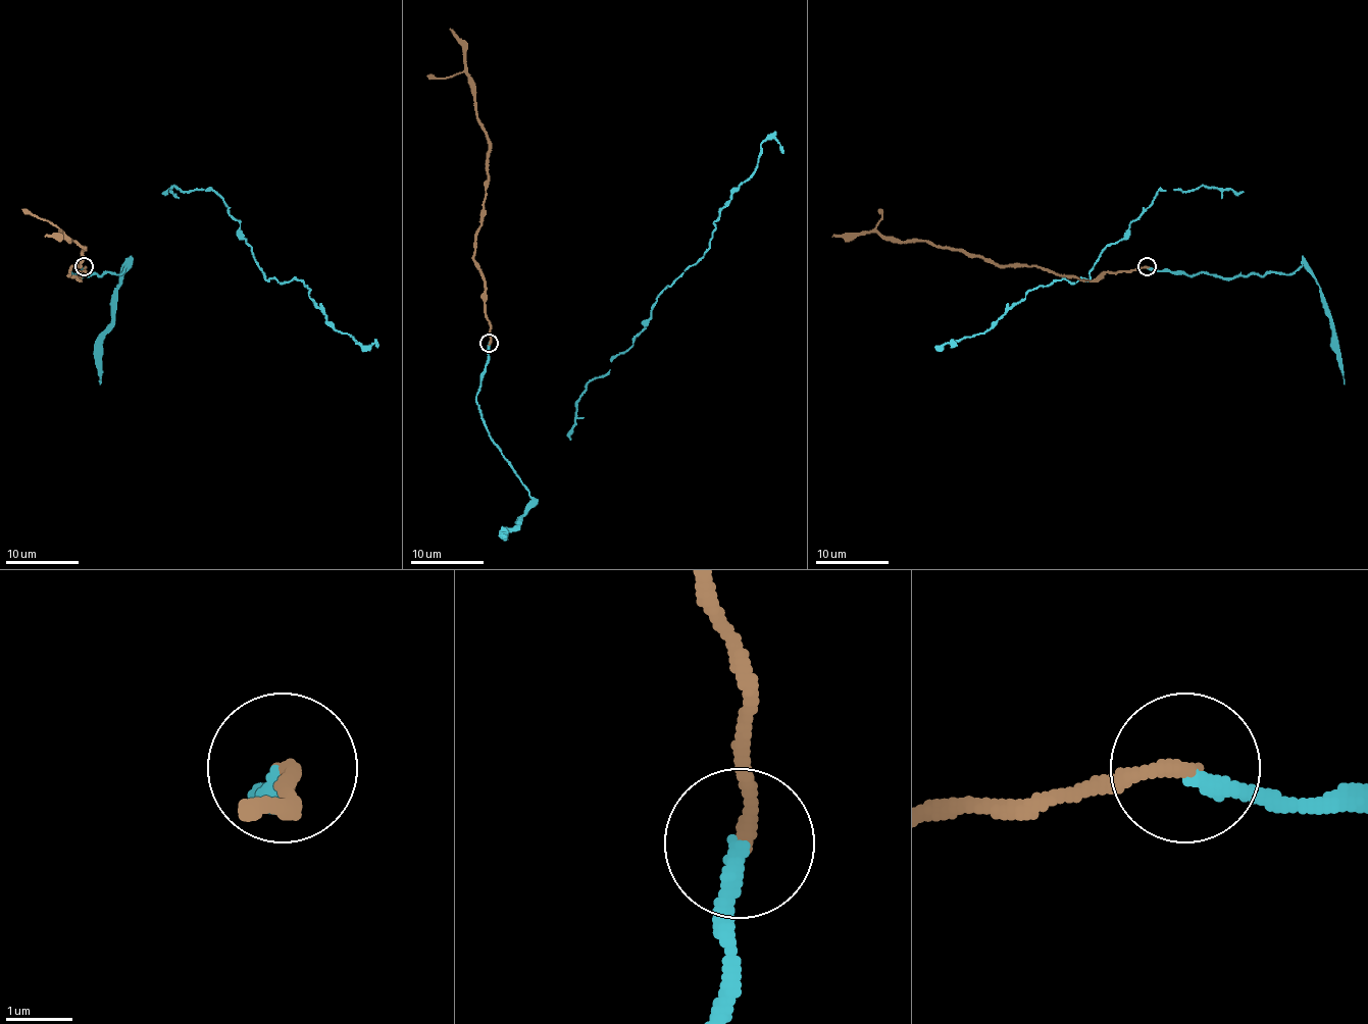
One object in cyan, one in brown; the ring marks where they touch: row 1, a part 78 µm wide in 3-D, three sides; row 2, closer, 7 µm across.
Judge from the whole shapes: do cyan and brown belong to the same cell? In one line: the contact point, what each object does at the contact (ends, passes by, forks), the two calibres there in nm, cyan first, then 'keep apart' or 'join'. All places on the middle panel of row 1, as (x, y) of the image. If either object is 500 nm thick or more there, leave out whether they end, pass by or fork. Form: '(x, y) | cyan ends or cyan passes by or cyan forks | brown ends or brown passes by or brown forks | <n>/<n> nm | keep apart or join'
(489, 343) | cyan ends | brown ends | 240/220 nm | join

